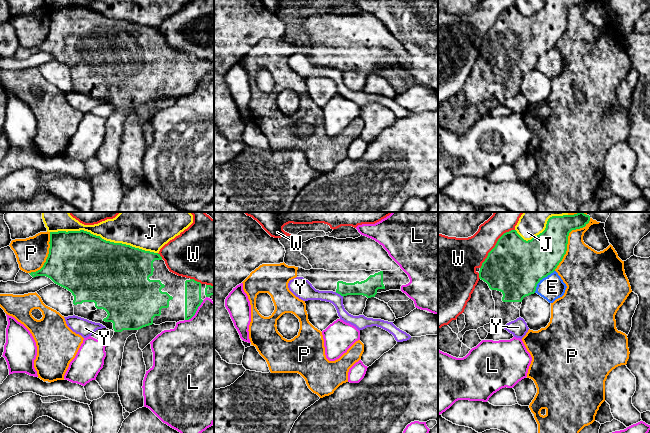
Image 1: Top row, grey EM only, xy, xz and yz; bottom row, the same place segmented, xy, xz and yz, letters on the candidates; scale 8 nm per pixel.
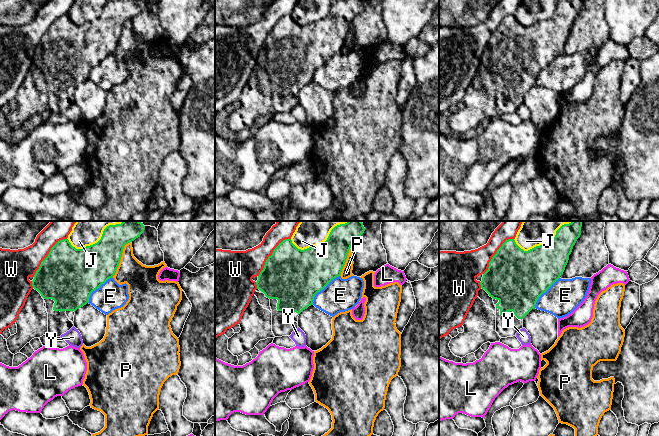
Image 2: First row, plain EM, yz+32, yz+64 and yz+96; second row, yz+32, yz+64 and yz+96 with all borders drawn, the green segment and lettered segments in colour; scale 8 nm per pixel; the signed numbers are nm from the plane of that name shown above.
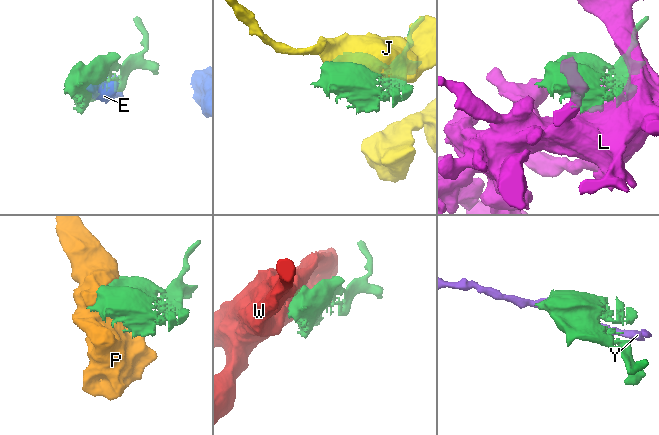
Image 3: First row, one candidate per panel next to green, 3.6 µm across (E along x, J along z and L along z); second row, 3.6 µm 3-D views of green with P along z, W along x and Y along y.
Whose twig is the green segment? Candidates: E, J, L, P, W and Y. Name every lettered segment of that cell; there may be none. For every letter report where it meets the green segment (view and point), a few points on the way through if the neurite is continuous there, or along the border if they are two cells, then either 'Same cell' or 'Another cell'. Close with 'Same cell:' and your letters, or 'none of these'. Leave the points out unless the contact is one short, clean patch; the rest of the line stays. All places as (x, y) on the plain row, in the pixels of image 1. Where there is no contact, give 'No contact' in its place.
E: Touches green at yz (541, 55). Another cell
J: Touches green at xy (103, 15). Another cell
L: Touches green at xy (195, 88). Another cell
P: Touches green at yz (567, 19). Another cell
W: Touches green at yz (495, 22). Another cell
Y: Touches green at xz (339, 69). Another cell
Same cell: none of these

